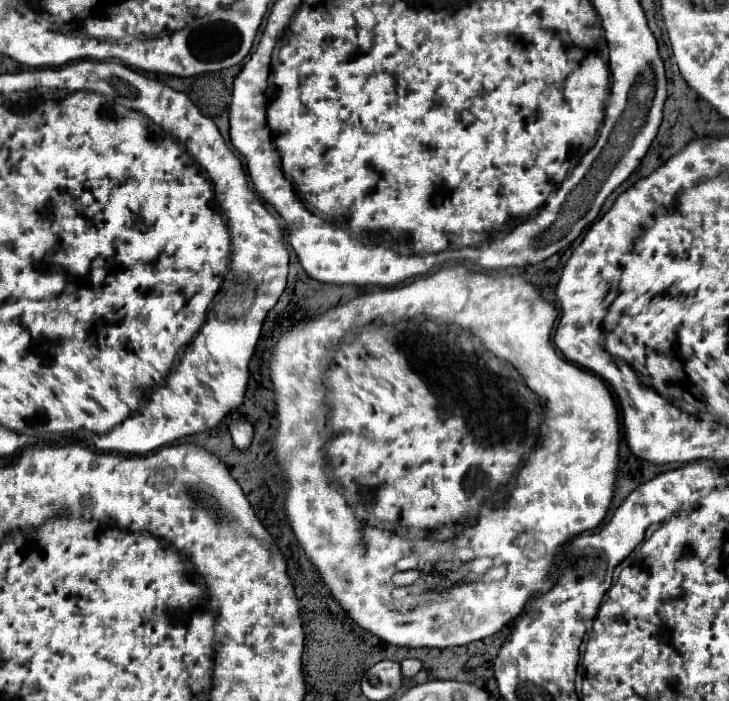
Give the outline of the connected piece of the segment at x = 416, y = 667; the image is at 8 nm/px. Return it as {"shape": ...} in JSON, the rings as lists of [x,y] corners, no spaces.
{"shape":[[[407,658],[407,660],[403,660],[401,662],[401,670],[403,670],[403,676],[407,676],[407,678],[411,678],[411,676],[415,676],[419,670],[421,670],[421,660],[415,660],[415,658]]]}

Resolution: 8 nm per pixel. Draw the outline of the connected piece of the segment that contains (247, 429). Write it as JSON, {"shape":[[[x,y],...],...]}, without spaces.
{"shape":[[[233,420],[229,424],[229,432],[233,436],[233,444],[235,444],[237,450],[247,450],[251,446],[255,430],[253,430],[253,426],[249,422],[245,422],[245,420]]]}

